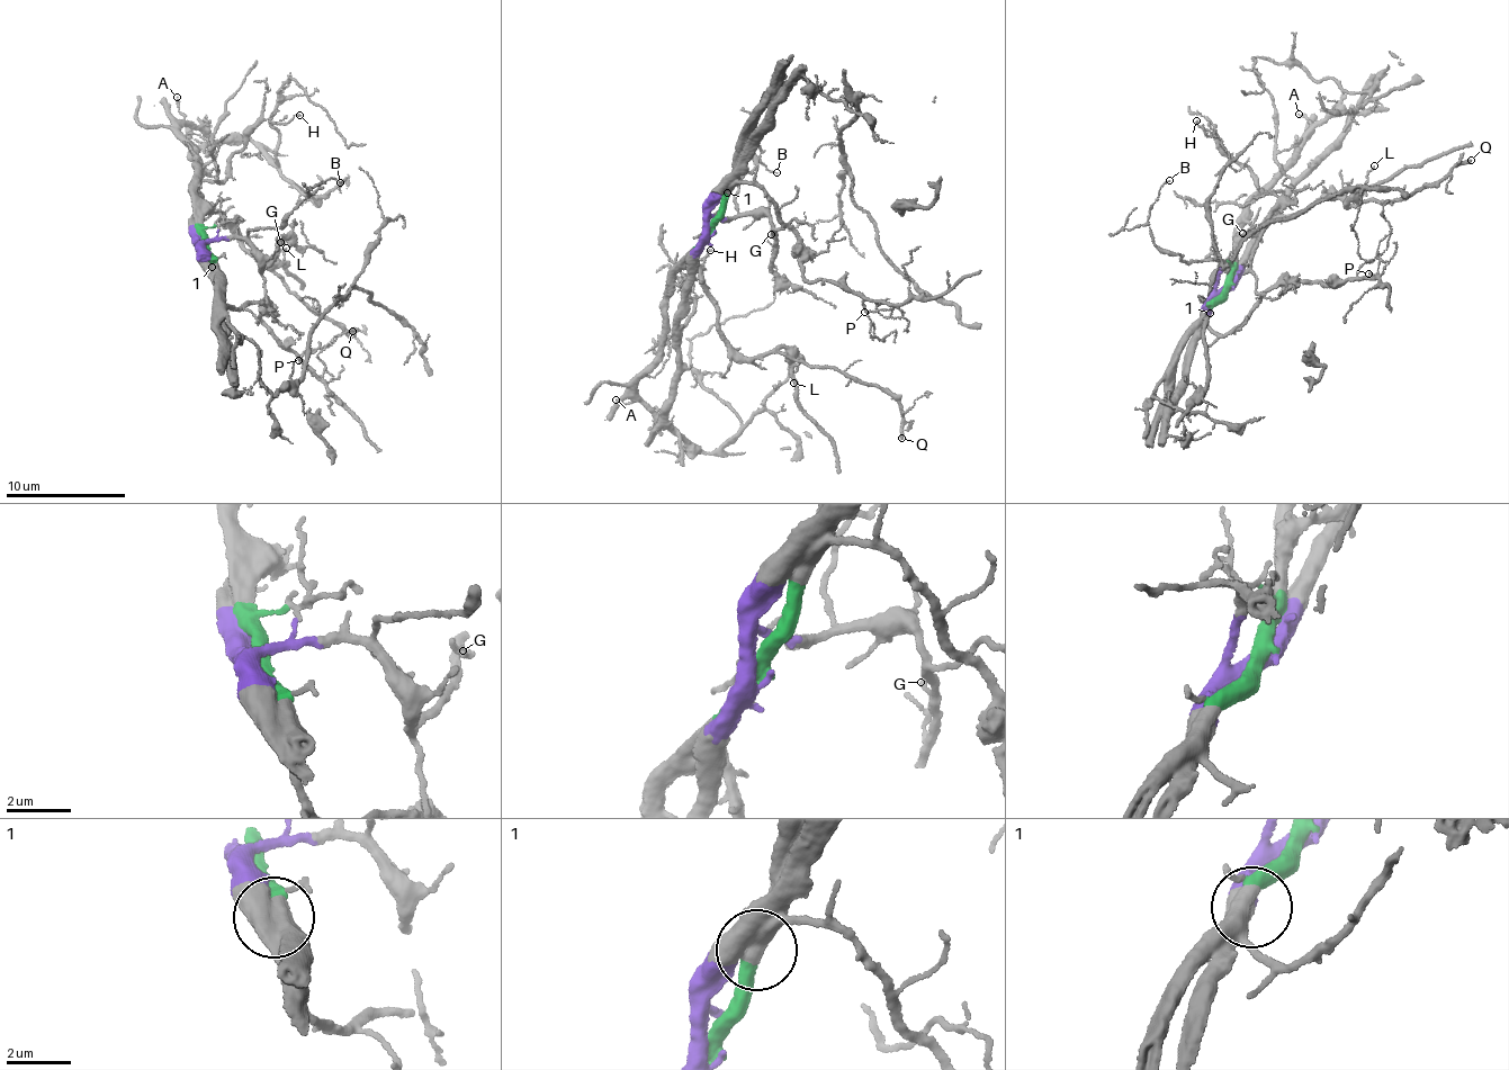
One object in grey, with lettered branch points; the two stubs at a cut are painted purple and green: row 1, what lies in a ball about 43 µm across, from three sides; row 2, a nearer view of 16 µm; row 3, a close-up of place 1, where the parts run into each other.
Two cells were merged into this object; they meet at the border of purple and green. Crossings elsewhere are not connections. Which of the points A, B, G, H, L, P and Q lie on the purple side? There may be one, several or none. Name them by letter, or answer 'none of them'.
B, G, H

